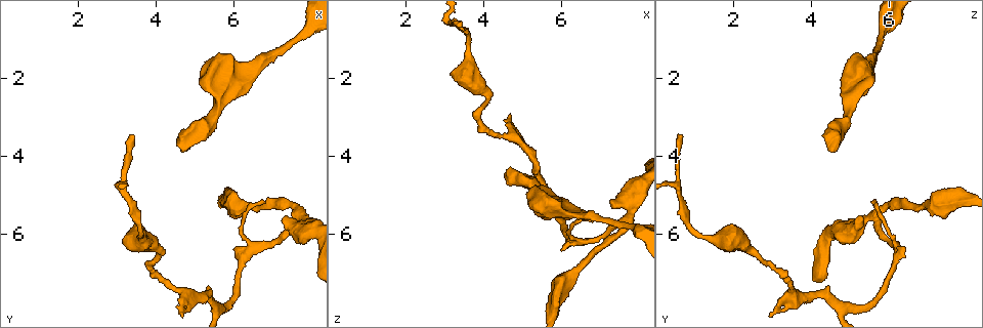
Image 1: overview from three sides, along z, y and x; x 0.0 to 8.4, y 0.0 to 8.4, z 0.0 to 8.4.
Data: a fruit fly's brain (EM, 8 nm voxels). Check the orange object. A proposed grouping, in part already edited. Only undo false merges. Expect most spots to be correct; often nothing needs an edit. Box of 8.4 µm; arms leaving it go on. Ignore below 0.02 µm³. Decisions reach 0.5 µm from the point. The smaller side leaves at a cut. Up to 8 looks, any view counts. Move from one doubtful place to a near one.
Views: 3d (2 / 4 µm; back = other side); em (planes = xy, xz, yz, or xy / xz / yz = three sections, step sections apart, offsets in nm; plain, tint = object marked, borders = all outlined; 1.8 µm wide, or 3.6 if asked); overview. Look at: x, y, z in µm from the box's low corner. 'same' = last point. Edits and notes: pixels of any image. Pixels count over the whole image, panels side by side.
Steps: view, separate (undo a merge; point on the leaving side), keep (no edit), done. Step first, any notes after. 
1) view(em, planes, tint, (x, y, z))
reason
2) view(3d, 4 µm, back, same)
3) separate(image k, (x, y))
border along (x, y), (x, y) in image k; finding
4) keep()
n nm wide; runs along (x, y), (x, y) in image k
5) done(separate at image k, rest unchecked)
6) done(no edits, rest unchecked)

view(3d, 4 µm, (3.60, 6.10, 1.60))
sudden change in width

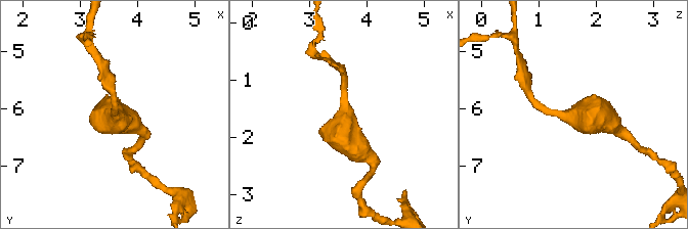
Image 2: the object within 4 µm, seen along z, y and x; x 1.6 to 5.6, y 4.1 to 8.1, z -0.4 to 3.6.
view(em, 3.6 µm, xy, step 8, plain, (3.65, 6.10, 1.55))
shape alone is not enough

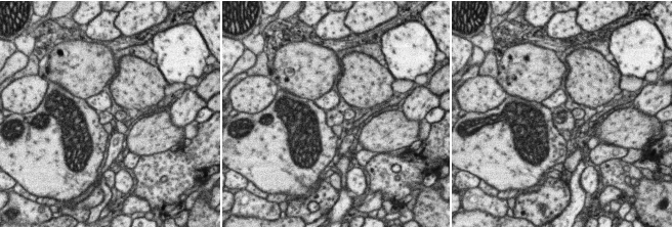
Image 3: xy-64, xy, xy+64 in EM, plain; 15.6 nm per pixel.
view(em, 3.6 µm, xy, step 8, tint, same)

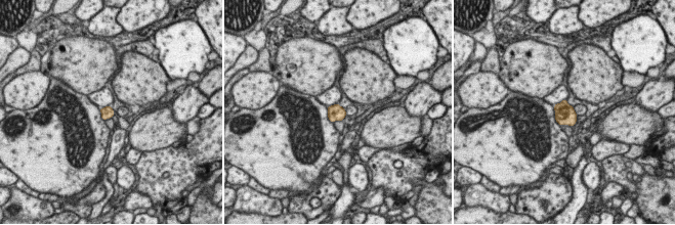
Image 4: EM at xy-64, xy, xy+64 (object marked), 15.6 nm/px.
keep()
one cell here

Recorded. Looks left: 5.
view(3d, 2 µm, (5.55, 7.90, 4.75))

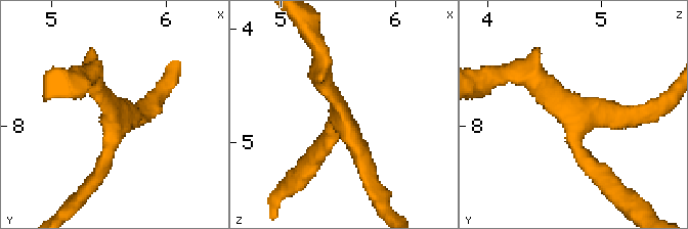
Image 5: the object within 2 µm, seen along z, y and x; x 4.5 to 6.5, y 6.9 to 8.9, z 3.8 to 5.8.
view(em, planes, borders, (5.54, 7.92, 4.72))
shape alone is not enough

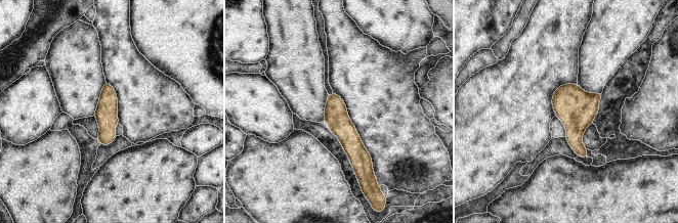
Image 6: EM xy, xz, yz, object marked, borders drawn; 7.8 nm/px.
keep()
one cell here

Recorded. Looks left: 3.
view(3d, 4 µm, (7.70, 5.55, 5.65))
two arms in line, one across

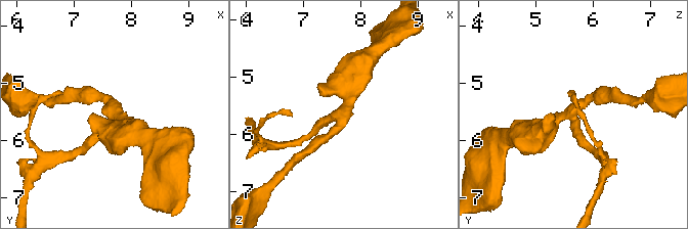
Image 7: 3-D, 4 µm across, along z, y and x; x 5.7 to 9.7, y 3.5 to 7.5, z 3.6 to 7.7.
view(em, planes, tint, (7.65, 5.55, 5.65))
3 arms; now the EM

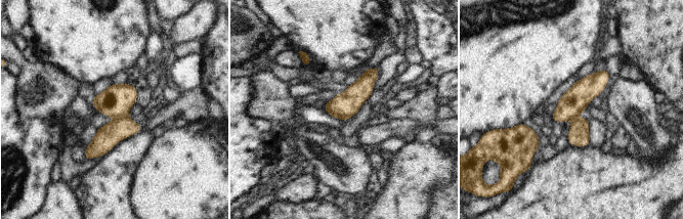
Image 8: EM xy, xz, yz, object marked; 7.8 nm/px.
separate(image 8, (109, 135))
two cells meet here

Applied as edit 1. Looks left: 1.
done(separate at image 8, rest unchecked)

